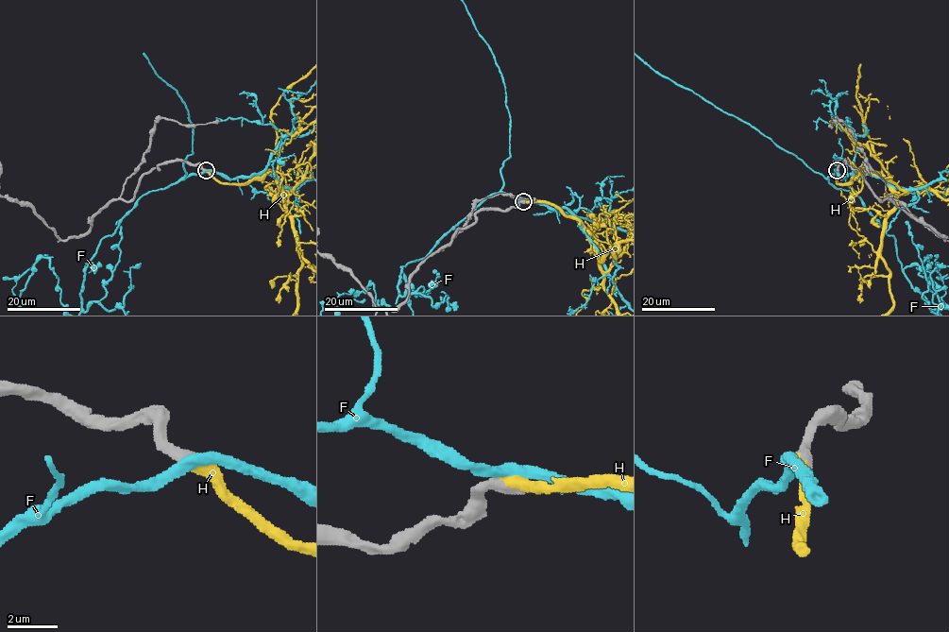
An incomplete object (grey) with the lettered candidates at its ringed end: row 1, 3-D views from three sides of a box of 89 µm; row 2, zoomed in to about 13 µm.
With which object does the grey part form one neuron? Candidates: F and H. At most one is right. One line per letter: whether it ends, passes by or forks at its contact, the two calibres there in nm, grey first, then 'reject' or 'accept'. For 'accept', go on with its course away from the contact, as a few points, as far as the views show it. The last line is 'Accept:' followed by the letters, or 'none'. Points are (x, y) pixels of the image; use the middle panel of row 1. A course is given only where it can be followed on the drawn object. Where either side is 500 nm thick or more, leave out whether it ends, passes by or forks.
F: 650/420 nm | reject
H: 600/550 nm | accept
Accept: H

